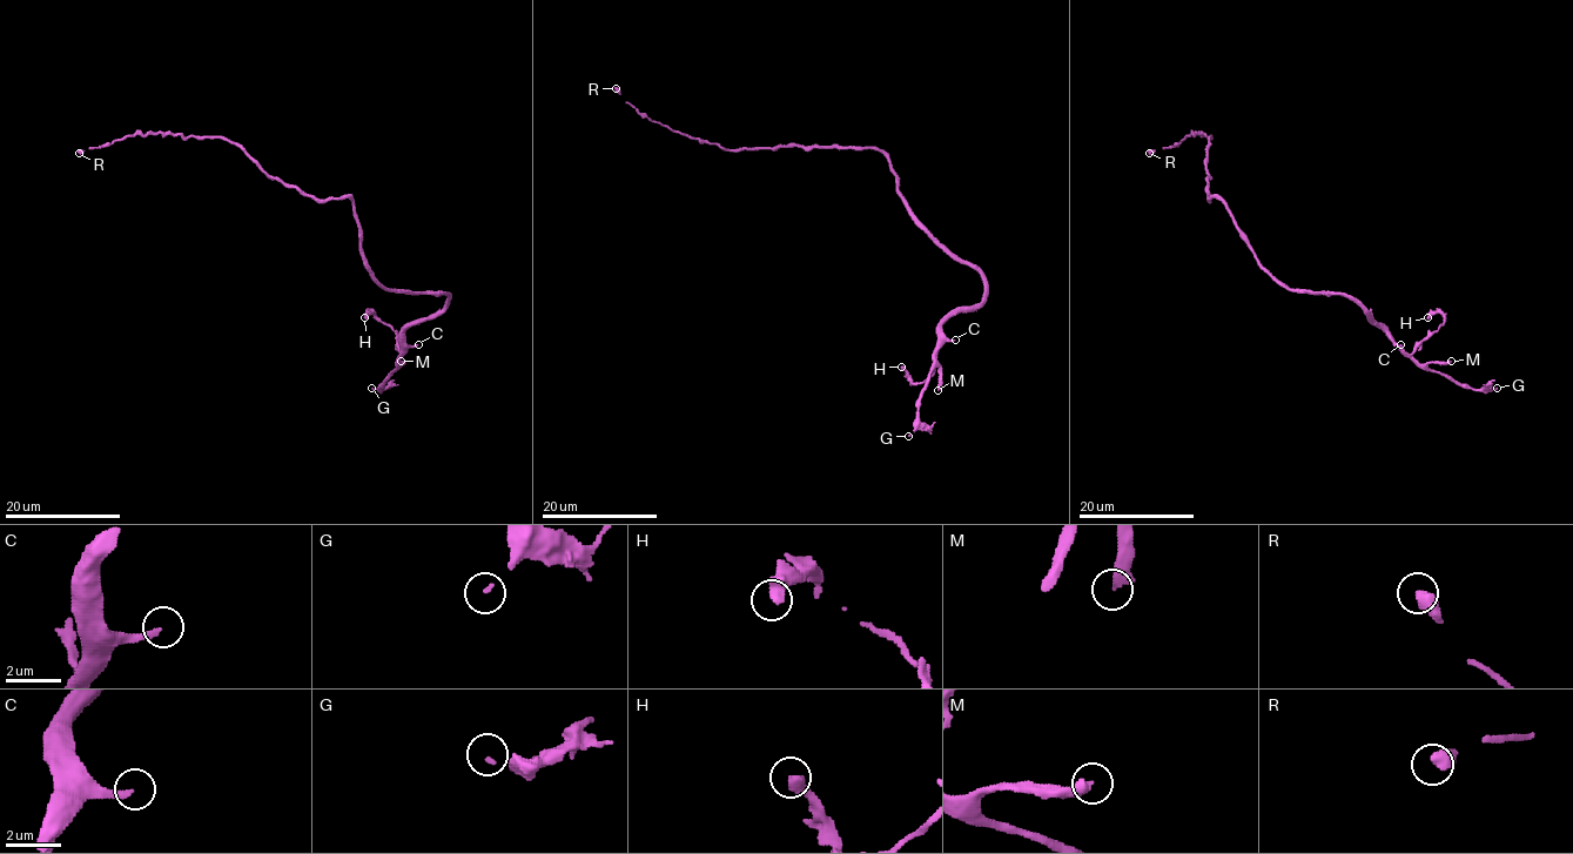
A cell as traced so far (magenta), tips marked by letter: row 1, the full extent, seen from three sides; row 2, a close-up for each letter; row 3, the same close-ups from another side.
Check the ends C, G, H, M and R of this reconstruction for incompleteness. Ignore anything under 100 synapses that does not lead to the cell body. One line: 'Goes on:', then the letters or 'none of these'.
Goes on: C, M

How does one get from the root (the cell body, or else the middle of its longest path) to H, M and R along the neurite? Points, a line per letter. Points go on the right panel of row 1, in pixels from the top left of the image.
H: (1247, 239), (1254, 257), (1285, 288), (1350, 296), (1409, 354), (1444, 323), (1444, 315), (1439, 313), (1427, 317)
M: (1247, 239), (1254, 257), (1285, 288), (1350, 296), (1420, 364), (1451, 361)
R: (1247, 239), (1231, 210), (1219, 200), (1209, 200), (1207, 147), (1210, 135), (1190, 134), (1172, 146), (1149, 153)

